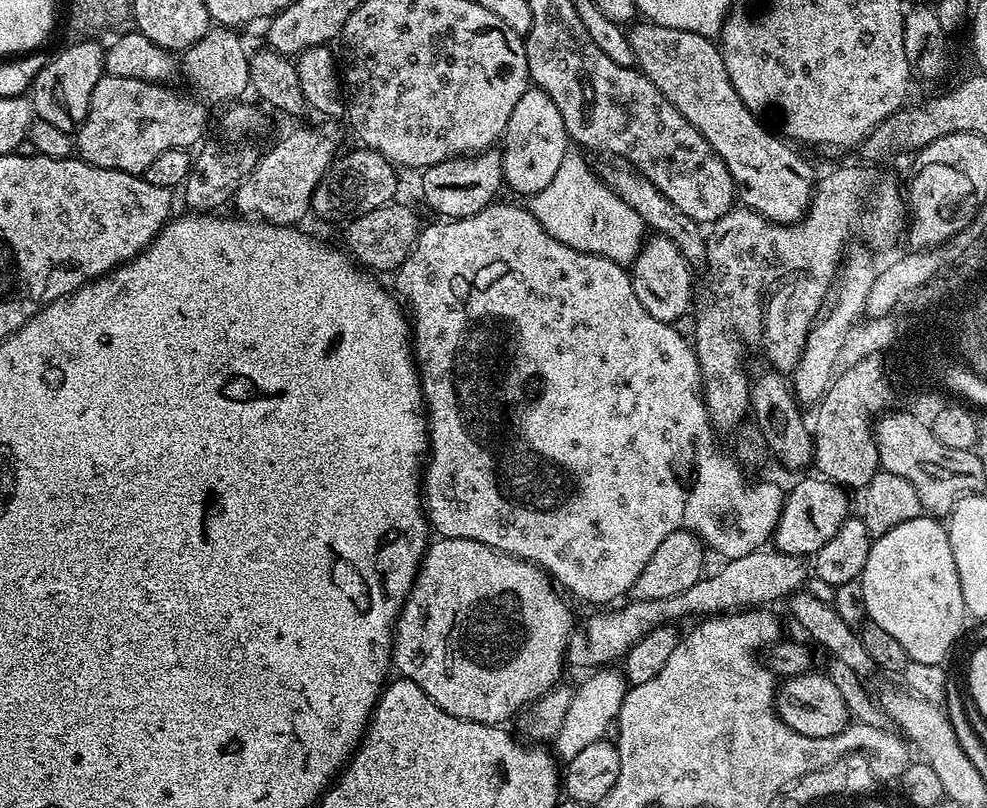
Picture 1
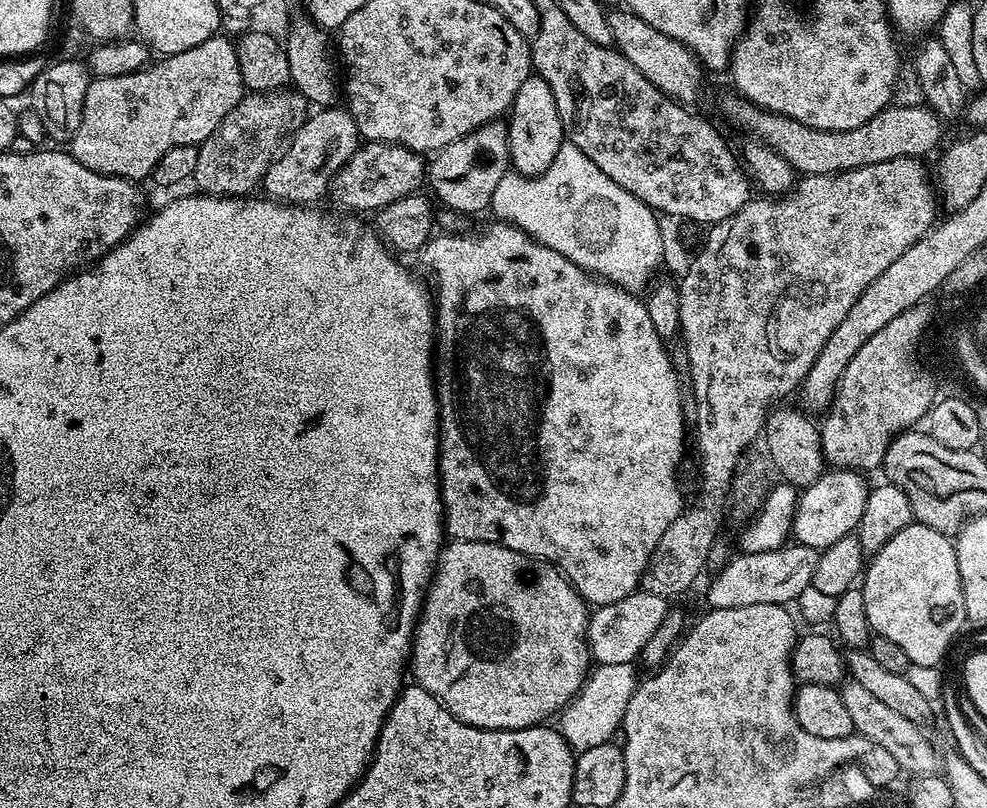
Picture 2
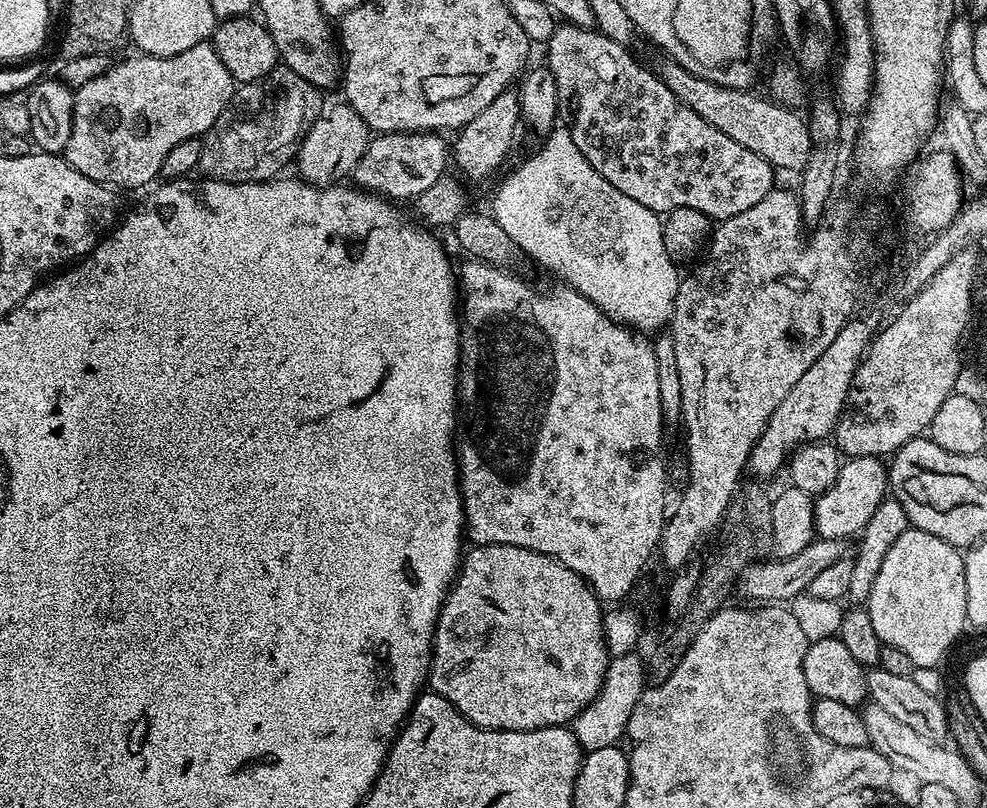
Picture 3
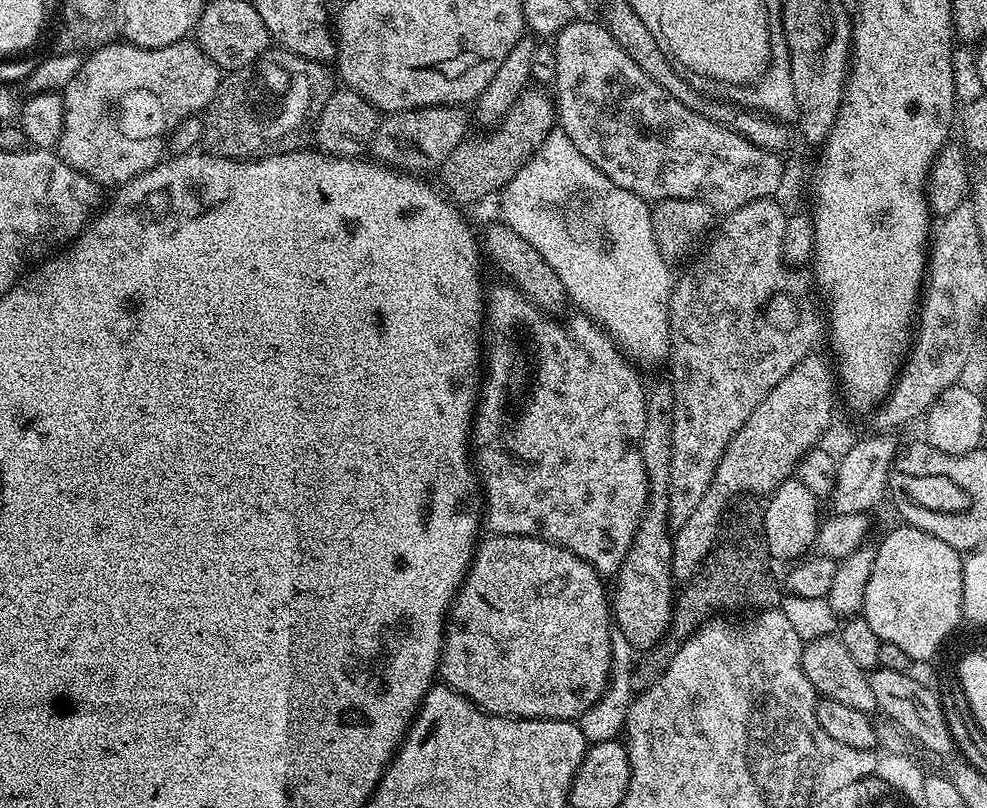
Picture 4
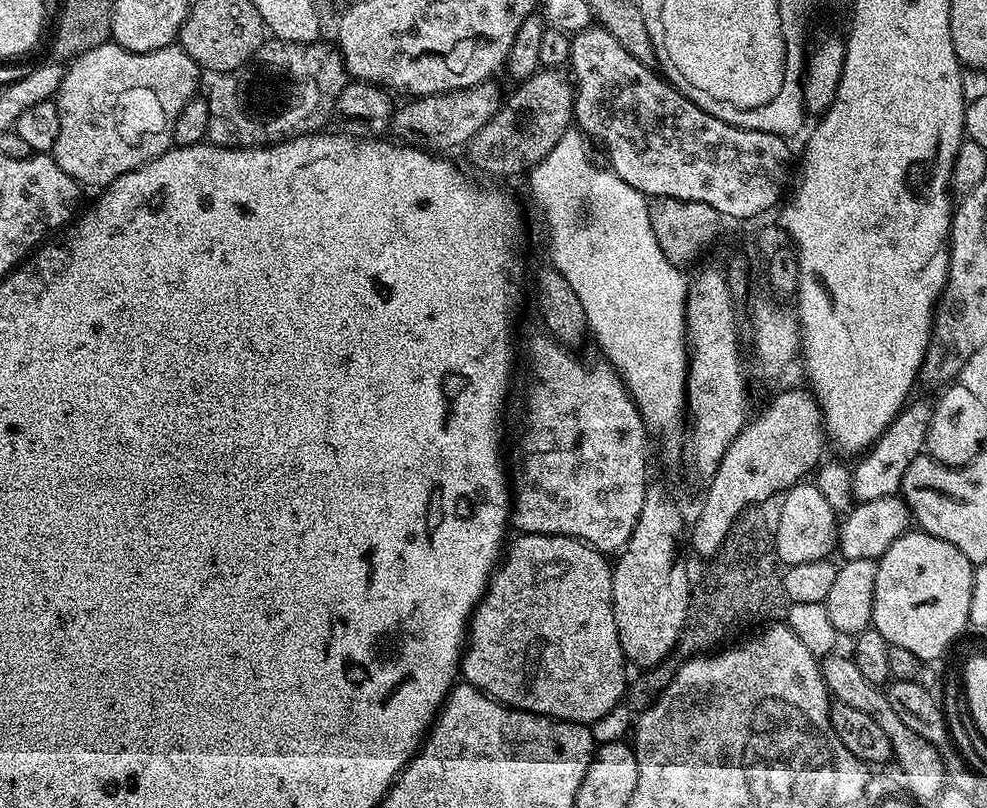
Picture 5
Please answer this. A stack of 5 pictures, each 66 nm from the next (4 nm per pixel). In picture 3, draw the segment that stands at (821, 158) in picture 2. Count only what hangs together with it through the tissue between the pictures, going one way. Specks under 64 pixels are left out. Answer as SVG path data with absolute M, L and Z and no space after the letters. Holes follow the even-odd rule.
M669 56L662 57L663 59L656 65L657 76L671 91L672 94L681 104L690 106L699 117L702 117L706 122L710 122L715 129L721 130L727 137L734 139L739 145L746 146L748 150L753 150L754 153L766 158L771 162L773 167L777 169L784 168L786 170L801 171L809 160L812 153L812 139L807 121L800 115L795 113L795 109L782 105L773 99L768 100L752 94L750 90L738 89L730 87L722 87L720 84L712 83L708 79L703 79L701 76L692 75L679 62Z

